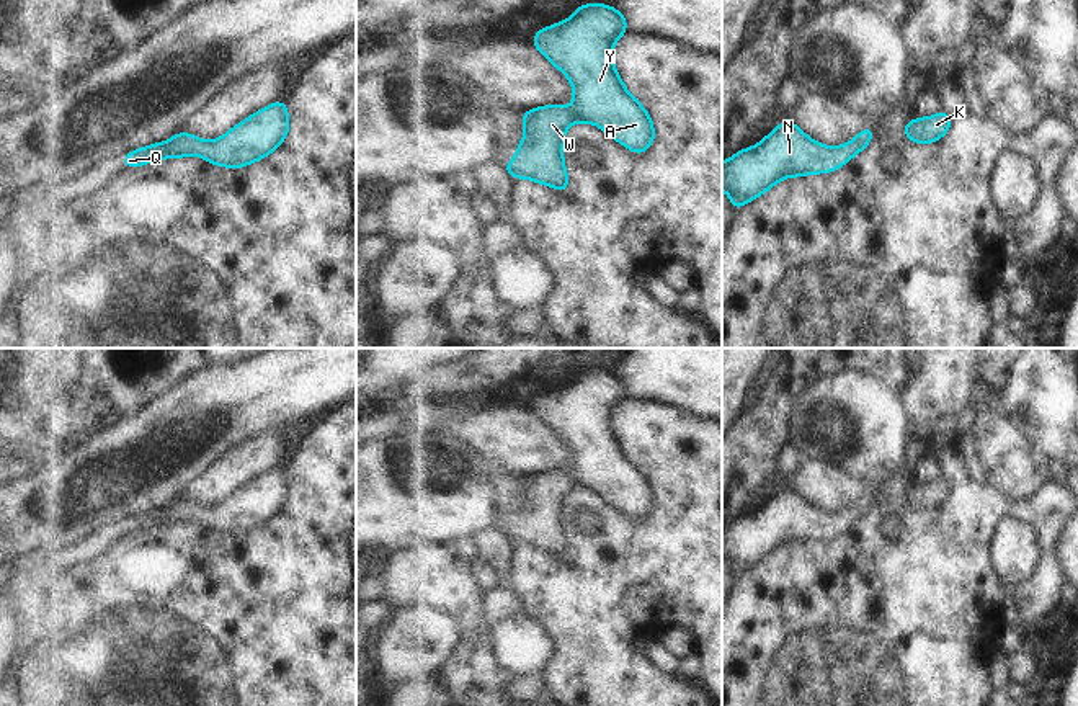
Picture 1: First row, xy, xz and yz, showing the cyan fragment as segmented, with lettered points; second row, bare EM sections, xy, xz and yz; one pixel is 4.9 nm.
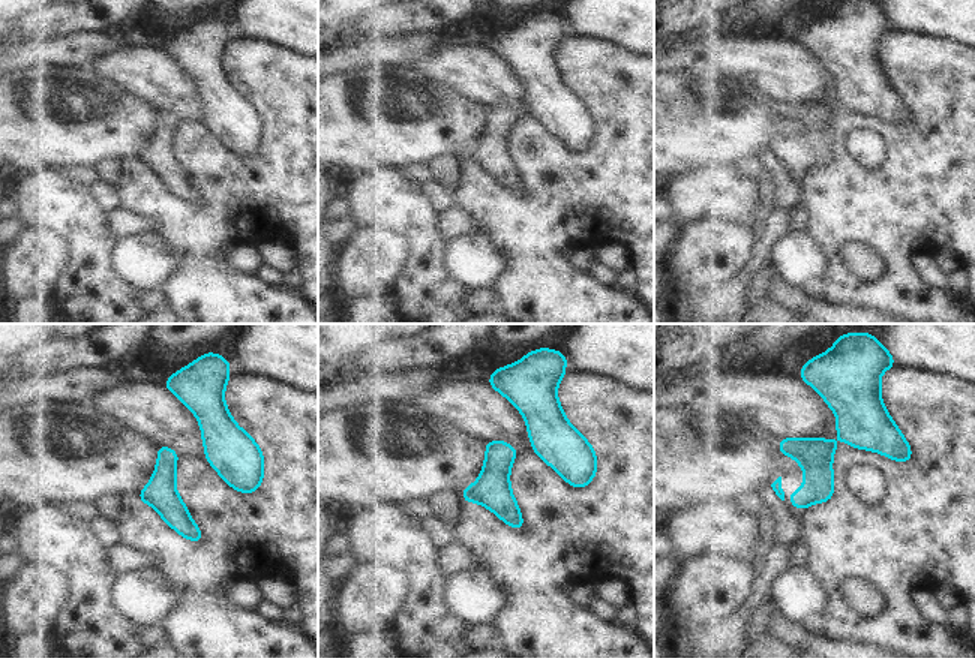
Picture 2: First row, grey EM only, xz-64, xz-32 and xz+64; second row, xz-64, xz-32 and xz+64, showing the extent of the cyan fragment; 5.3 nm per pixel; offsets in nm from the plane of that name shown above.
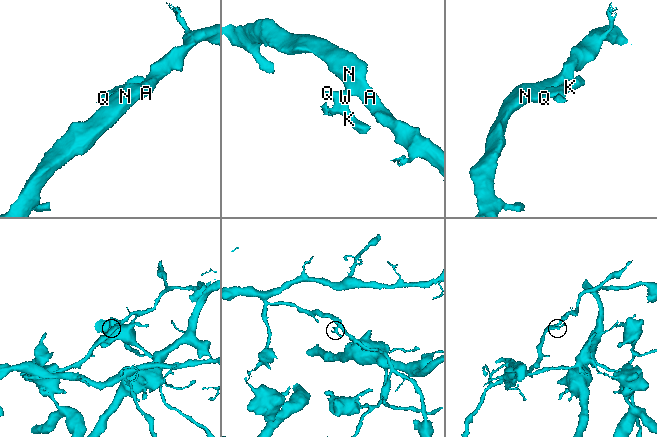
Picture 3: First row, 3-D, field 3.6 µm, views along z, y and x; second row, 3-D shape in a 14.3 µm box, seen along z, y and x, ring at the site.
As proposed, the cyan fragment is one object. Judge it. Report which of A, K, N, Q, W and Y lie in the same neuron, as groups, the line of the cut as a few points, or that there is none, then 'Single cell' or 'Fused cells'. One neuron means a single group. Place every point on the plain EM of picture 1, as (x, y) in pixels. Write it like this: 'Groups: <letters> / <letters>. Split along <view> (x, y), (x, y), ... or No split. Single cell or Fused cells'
Groups: A K N Q W Y. No split. Single cell.

